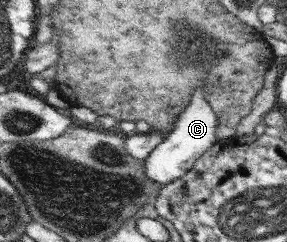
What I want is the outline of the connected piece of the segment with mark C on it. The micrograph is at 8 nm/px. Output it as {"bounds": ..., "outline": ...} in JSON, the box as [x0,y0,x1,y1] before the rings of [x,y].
{"bounds":[146,89,220,187],"outline":[[[203,89],[195,90],[189,97],[188,106],[178,115],[174,128],[165,135],[164,141],[151,152],[146,160],[146,174],[150,180],[161,187],[183,177],[203,154],[207,154],[219,141],[220,119],[217,117],[213,104],[209,103]]]}

